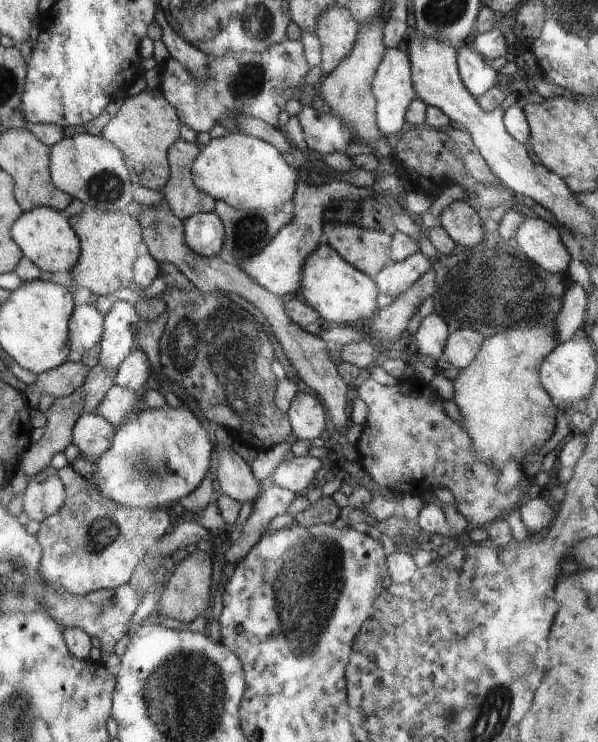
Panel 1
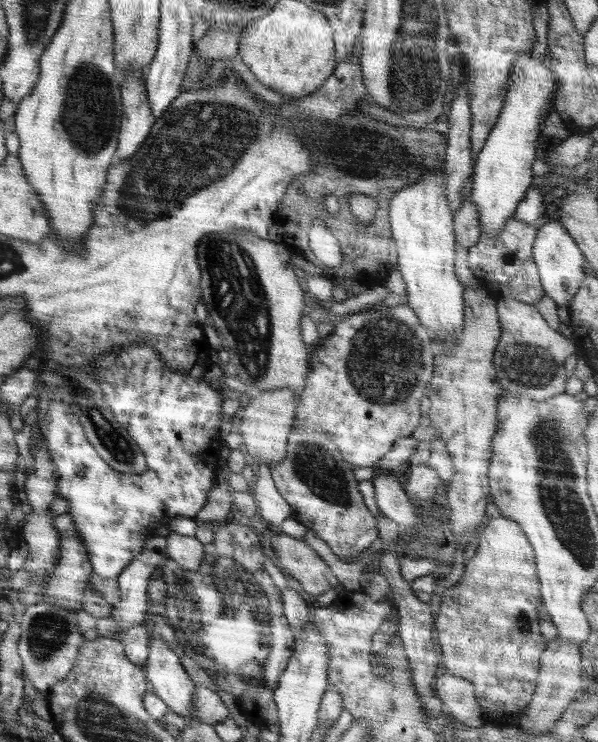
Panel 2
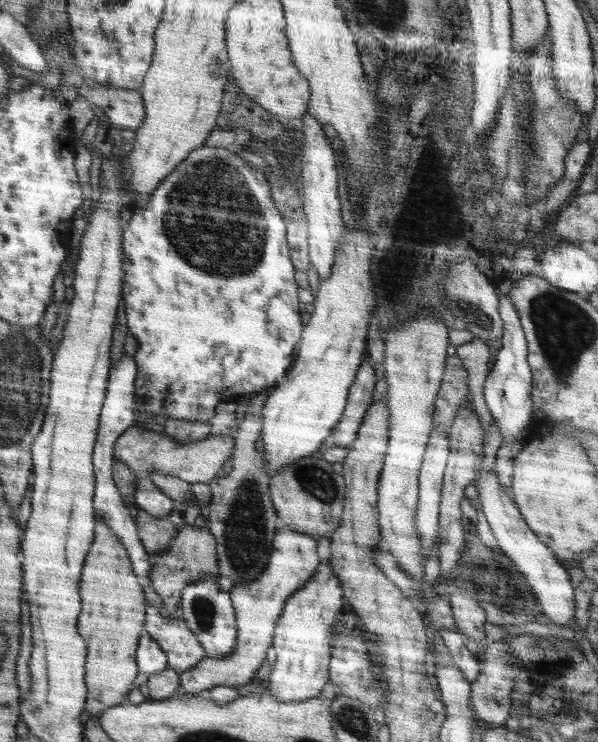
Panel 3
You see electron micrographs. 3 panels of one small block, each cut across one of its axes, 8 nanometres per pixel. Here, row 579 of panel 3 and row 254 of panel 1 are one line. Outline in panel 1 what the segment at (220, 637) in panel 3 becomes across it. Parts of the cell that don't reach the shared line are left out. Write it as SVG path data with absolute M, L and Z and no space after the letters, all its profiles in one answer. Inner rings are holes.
M195 213L185 221L184 238L198 255L219 255L225 238L222 221L215 213Z

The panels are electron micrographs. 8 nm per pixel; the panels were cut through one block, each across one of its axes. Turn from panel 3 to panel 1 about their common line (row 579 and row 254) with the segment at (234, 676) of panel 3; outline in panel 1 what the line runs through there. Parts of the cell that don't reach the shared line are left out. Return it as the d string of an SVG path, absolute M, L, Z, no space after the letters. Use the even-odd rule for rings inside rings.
M298 177L295 194L293 195L293 217L288 225L285 225L276 237L259 254L252 256L244 262L242 269L259 286L266 288L275 296L282 297L287 294L299 292L301 286L303 267L307 259L318 249L320 238L323 233L323 213L328 204L334 201L334 198L340 200L356 201L368 196L367 188L354 188L349 183L337 181L332 182L322 179L314 185L304 183Z

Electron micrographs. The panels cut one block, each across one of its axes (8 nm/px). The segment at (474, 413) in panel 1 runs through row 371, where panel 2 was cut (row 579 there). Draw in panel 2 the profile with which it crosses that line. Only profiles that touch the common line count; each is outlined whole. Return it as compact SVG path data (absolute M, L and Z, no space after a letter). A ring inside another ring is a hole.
M496 515L490 517L485 530L482 530L477 553L466 562L462 579L444 591L441 601L434 605L434 626L440 639L445 666L441 671L448 671L474 685L474 694L478 699L478 705L482 707L482 716L492 724L498 725L504 714L516 716L520 712L526 712L538 685L540 656L548 643L544 641L538 626L524 626L524 624L536 624L538 620L538 606L542 604L538 592L541 585L538 580L534 566L534 552L526 539L526 534L517 522Z

